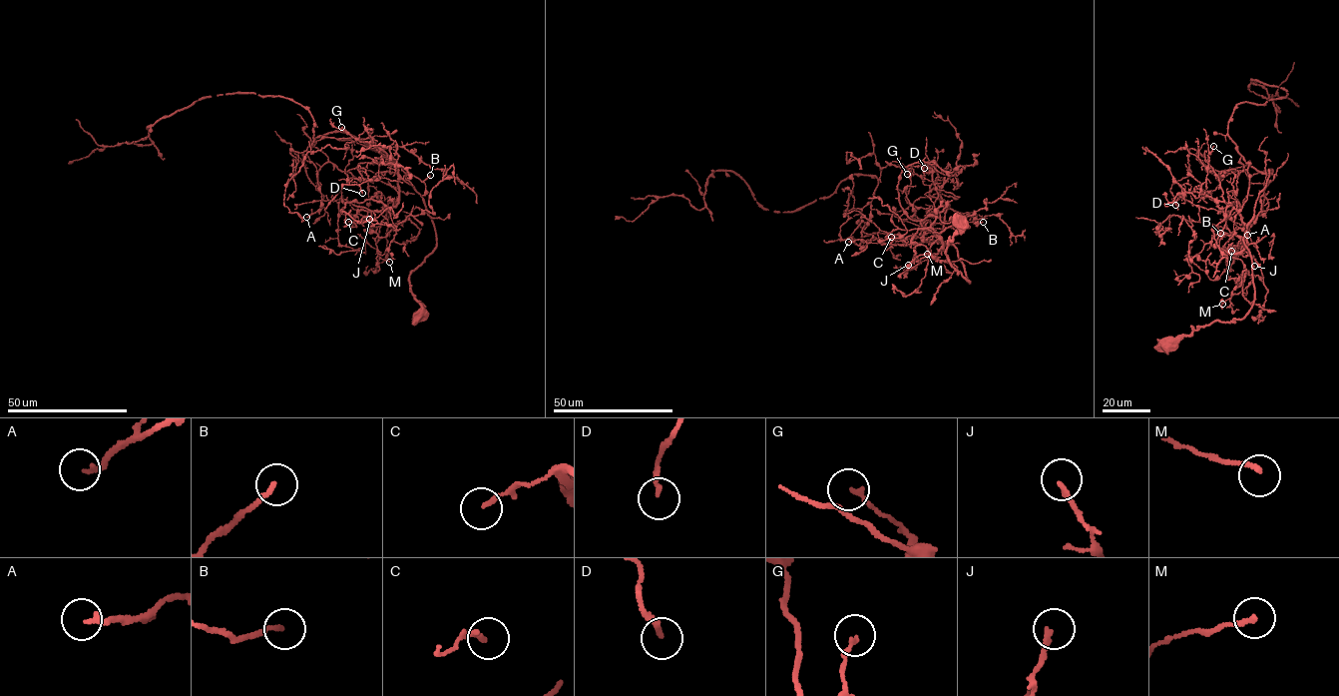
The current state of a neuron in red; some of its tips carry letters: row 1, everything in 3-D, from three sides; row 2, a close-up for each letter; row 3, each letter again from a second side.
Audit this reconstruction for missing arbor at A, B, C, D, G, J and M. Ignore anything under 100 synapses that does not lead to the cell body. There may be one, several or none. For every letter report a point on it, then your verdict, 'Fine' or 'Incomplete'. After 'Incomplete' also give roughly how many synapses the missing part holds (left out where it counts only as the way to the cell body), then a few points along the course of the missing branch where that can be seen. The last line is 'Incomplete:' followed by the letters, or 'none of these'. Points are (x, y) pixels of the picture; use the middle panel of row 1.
A: Place: (848, 242). Fine
B: Place: (983, 222). Fine
C: Place: (891, 237). Fine
D: Place: (924, 168). Fine
G: Place: (907, 174). Fine
J: Place: (908, 265). Incomplete. Roughly 150 synapses. Course of what is missing: (908, 265), (894, 261), (888, 250), (891, 247)
M: Place: (927, 254). Fine
Incomplete: J

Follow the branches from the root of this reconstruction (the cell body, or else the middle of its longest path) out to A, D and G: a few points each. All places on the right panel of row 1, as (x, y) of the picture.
A: (1163, 346), (1246, 315), (1254, 289), (1243, 239), (1263, 195), (1269, 207), (1247, 235)
D: (1163, 346), (1216, 321), (1239, 320), (1253, 300), (1243, 239), (1251, 221), (1239, 224), (1180, 196), (1175, 205)
G: (1163, 346), (1216, 321), (1239, 320), (1253, 304), (1247, 226), (1223, 198), (1208, 162), (1213, 146)

